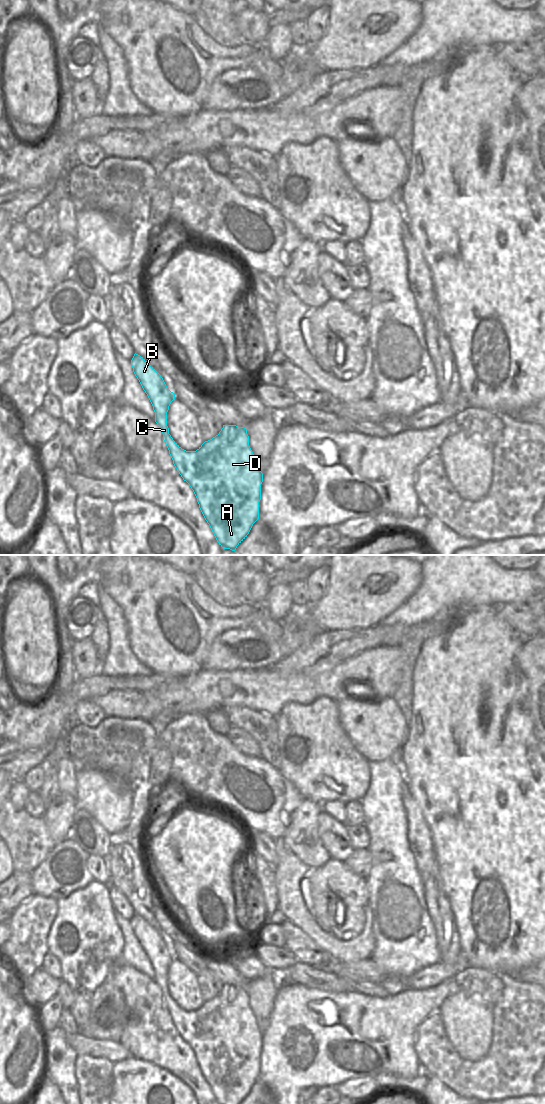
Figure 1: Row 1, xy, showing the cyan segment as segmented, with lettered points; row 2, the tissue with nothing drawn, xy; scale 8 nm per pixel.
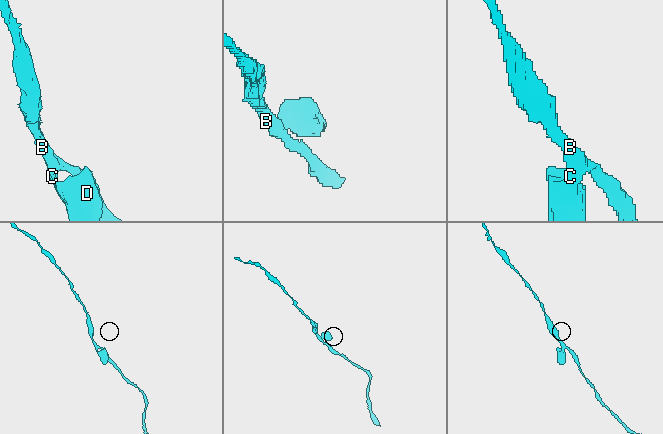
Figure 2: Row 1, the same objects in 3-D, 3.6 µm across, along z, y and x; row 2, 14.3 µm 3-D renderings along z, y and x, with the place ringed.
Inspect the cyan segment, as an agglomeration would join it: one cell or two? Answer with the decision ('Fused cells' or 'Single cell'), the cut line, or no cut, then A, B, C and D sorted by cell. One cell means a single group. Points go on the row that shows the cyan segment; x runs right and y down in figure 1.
Single cell. No split. Groups: A B C D.

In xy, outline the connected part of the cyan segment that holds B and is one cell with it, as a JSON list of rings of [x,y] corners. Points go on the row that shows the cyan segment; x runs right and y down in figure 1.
[[[134,354],[131,366],[153,406],[155,422],[163,434],[175,468],[193,490],[199,508],[219,545],[223,549],[235,551],[259,519],[263,482],[263,473],[249,446],[247,429],[223,425],[218,435],[205,441],[196,451],[182,449],[169,434],[167,426],[167,412],[175,394],[167,388],[161,375],[140,355]]]

